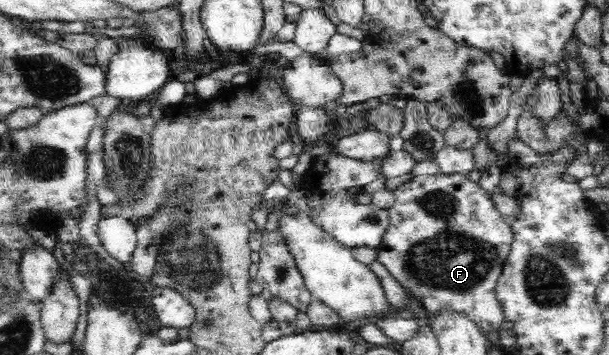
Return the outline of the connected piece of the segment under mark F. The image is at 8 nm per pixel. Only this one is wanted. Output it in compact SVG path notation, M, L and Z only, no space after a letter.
M436 174L435 176L423 175L412 178L410 182L402 184L399 188L393 190L396 200L394 206L391 206L387 212L389 215L389 224L386 232L383 234L380 248L377 250L376 260L383 264L390 274L411 294L417 306L425 311L425 321L430 325L430 316L442 310L456 310L460 314L465 314L472 322L479 327L482 334L488 334L492 330L500 331L502 322L506 321L506 317L502 314L502 305L496 297L496 286L500 274L502 274L503 263L506 262L508 252L510 252L511 242L514 242L514 232L511 232L510 223L504 220L503 214L496 209L490 192L481 188L478 182L473 181L464 174Z

